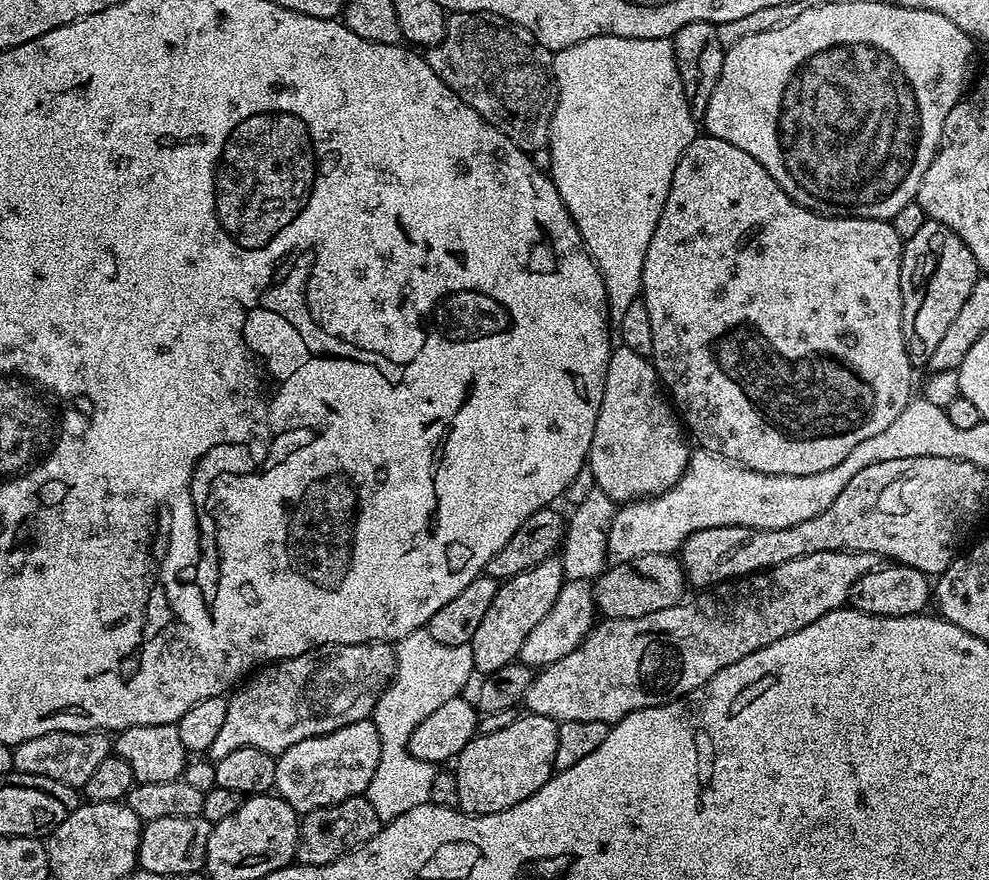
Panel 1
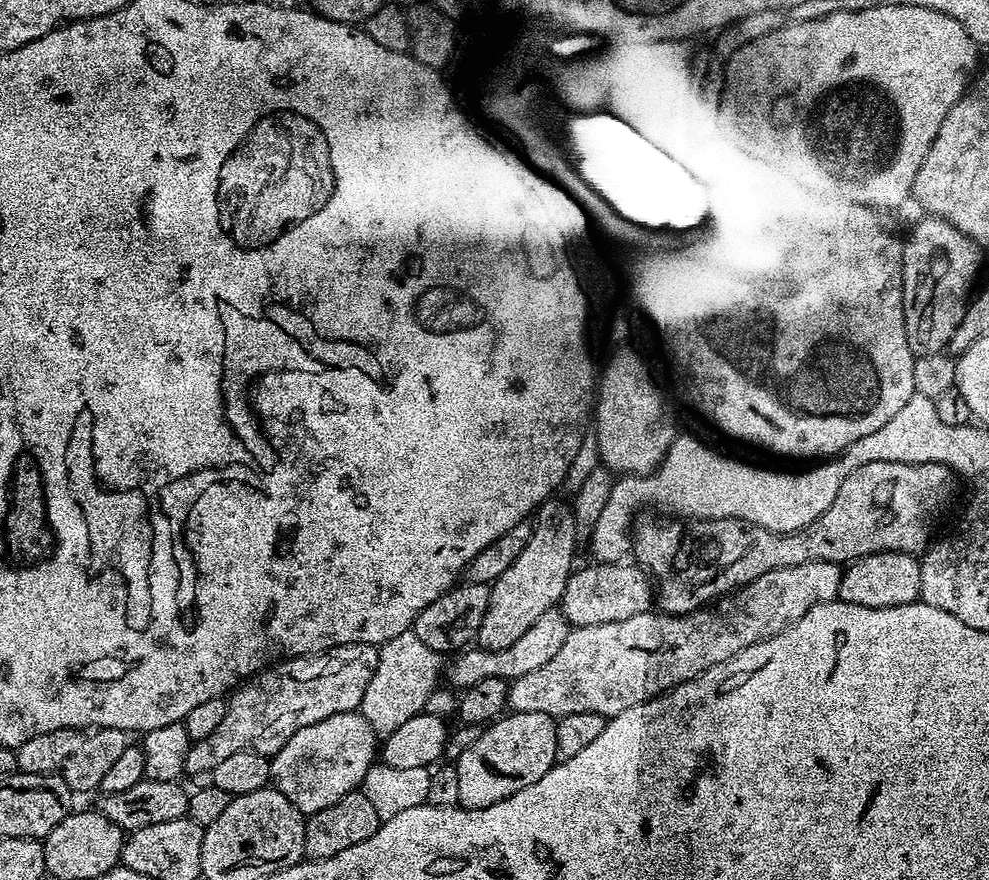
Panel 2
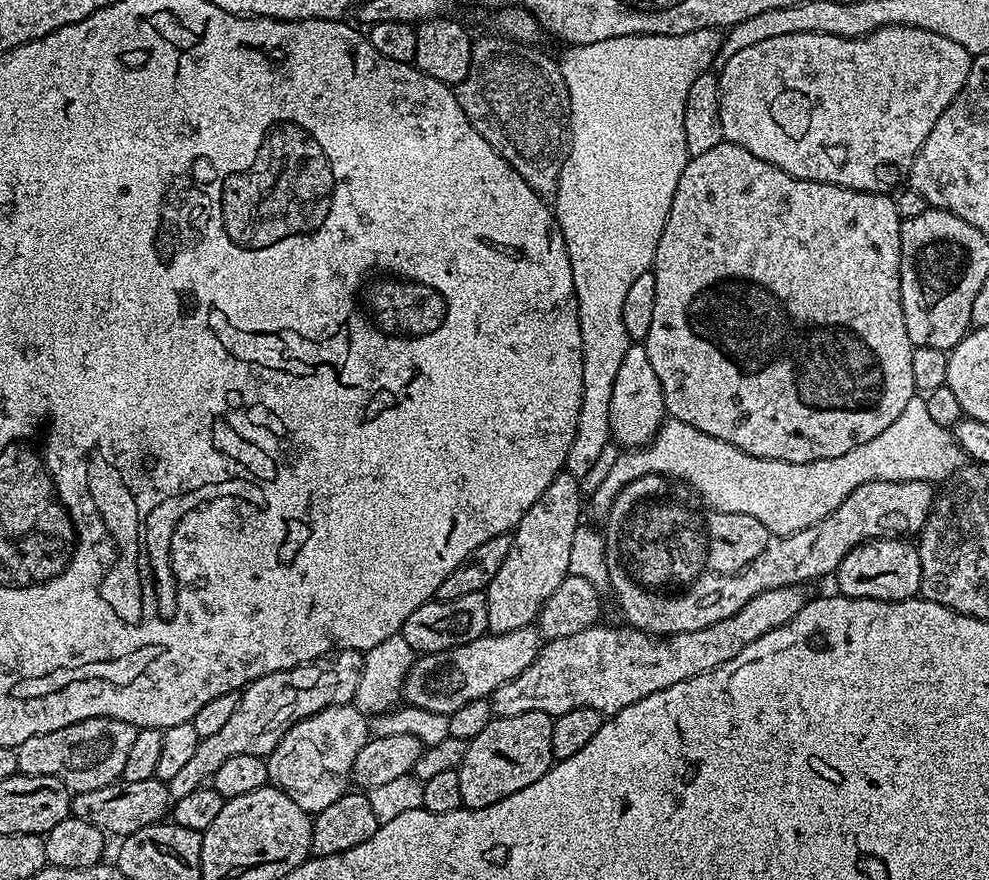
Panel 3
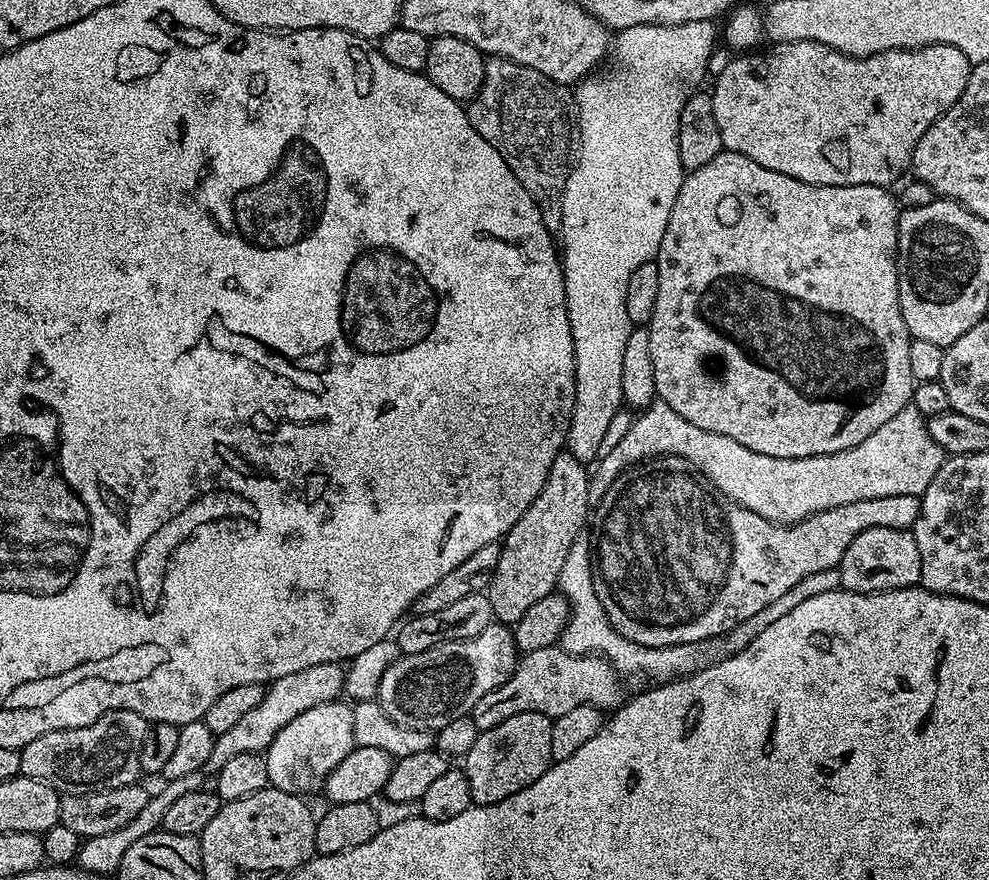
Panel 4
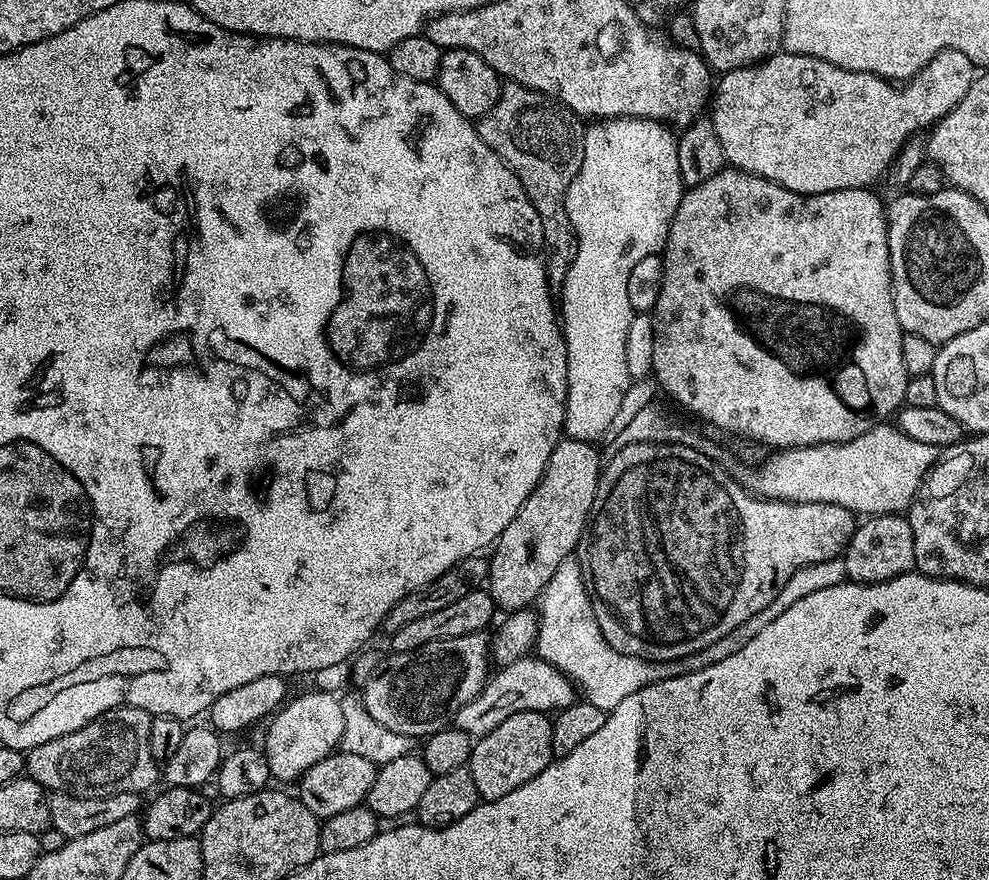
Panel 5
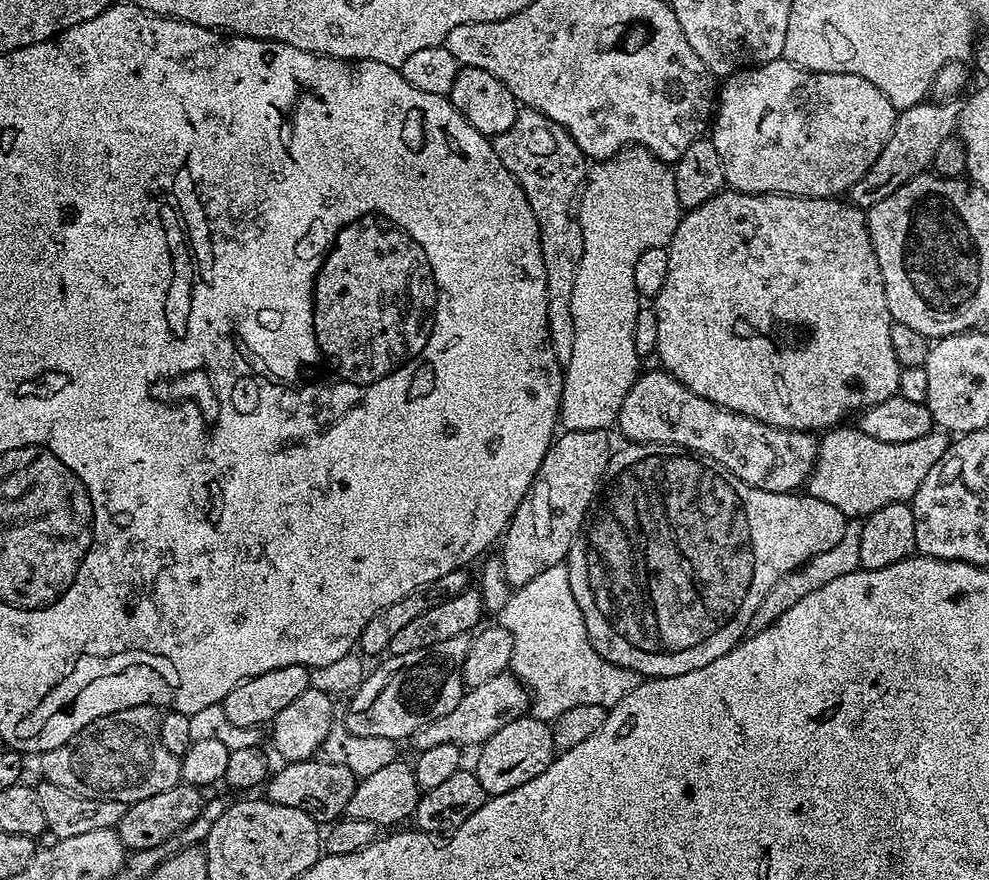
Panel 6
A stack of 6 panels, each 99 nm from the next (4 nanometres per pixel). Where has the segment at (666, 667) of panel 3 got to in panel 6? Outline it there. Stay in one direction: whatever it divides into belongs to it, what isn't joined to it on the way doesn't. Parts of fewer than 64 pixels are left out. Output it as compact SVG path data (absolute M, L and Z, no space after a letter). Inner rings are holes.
M505 674L498 678L490 678L490 682L482 682L482 686L474 686L465 691L464 697L450 710L450 714L442 714L434 722L422 726L414 737L415 747L419 750L430 750L430 746L442 746L442 742L467 746L485 744L491 736L498 734L506 722L517 720L530 708L530 693L515 675Z

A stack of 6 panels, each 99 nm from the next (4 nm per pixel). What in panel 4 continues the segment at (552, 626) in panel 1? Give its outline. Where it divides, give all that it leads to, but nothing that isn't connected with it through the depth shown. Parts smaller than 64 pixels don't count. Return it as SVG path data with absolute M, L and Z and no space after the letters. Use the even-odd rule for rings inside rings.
M493 622L469 640L455 640L422 654L401 655L380 679L378 701L388 718L402 727L435 730L459 716L469 715L478 698L502 686L518 663L518 649L513 629Z

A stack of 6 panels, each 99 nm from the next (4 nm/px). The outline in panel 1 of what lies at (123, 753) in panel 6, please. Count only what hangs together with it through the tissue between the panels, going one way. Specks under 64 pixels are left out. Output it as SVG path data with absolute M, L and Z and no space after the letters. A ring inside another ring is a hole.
M103 731L99 732L51 732L12 748L12 767L22 774L34 774L54 778L77 790L94 775L94 770L107 756L113 755L113 741Z

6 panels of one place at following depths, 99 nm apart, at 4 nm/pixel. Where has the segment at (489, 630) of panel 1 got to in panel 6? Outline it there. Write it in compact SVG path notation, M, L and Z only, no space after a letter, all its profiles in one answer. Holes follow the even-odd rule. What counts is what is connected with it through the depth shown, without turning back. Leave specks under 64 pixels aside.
M564 430L553 439L552 445L546 450L546 458L542 458L542 466L538 466L538 474L532 479L530 490L516 507L516 513L502 537L504 549L498 553L500 565L506 574L506 582L513 589L522 587L532 578L538 578L542 570L550 570L550 566L558 566L567 561L568 552L583 529L588 509L596 499L598 481L604 477L608 458L614 451L613 445L608 445L608 435L605 430Z

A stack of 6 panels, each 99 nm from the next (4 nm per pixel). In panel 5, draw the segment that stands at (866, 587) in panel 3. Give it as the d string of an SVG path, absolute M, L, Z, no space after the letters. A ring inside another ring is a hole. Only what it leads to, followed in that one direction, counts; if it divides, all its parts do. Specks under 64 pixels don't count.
M907 515L867 517L850 538L842 559L847 579L857 584L886 582L890 578L898 578L902 574L913 571L916 566L914 534L910 530Z

